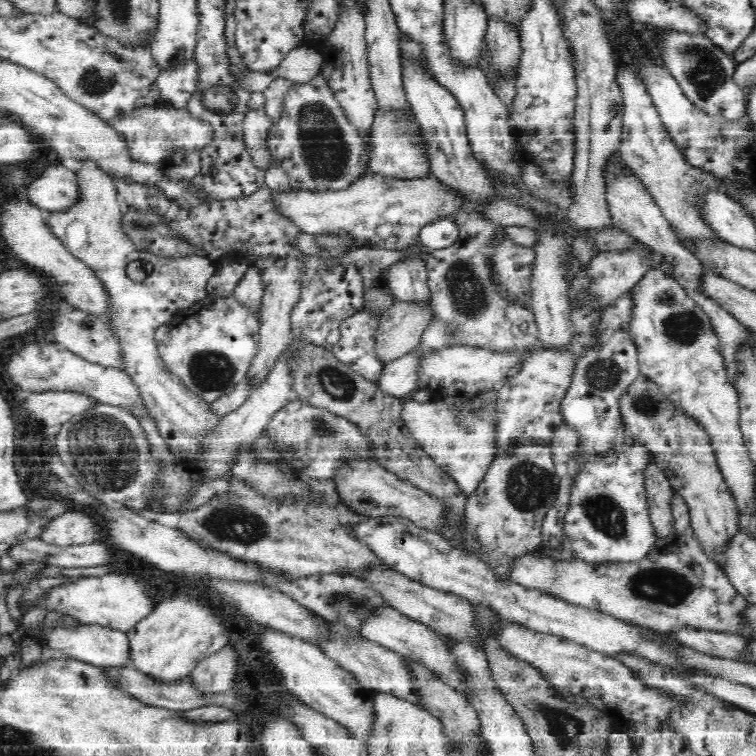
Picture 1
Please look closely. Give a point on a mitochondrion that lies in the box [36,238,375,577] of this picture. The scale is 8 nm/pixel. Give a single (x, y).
(101, 447)

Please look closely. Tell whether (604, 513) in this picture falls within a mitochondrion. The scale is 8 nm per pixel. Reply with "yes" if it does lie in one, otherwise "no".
yes

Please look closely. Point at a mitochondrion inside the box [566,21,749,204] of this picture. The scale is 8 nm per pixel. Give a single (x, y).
(703, 70)

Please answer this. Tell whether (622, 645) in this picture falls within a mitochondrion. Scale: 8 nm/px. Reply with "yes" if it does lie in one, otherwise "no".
no

